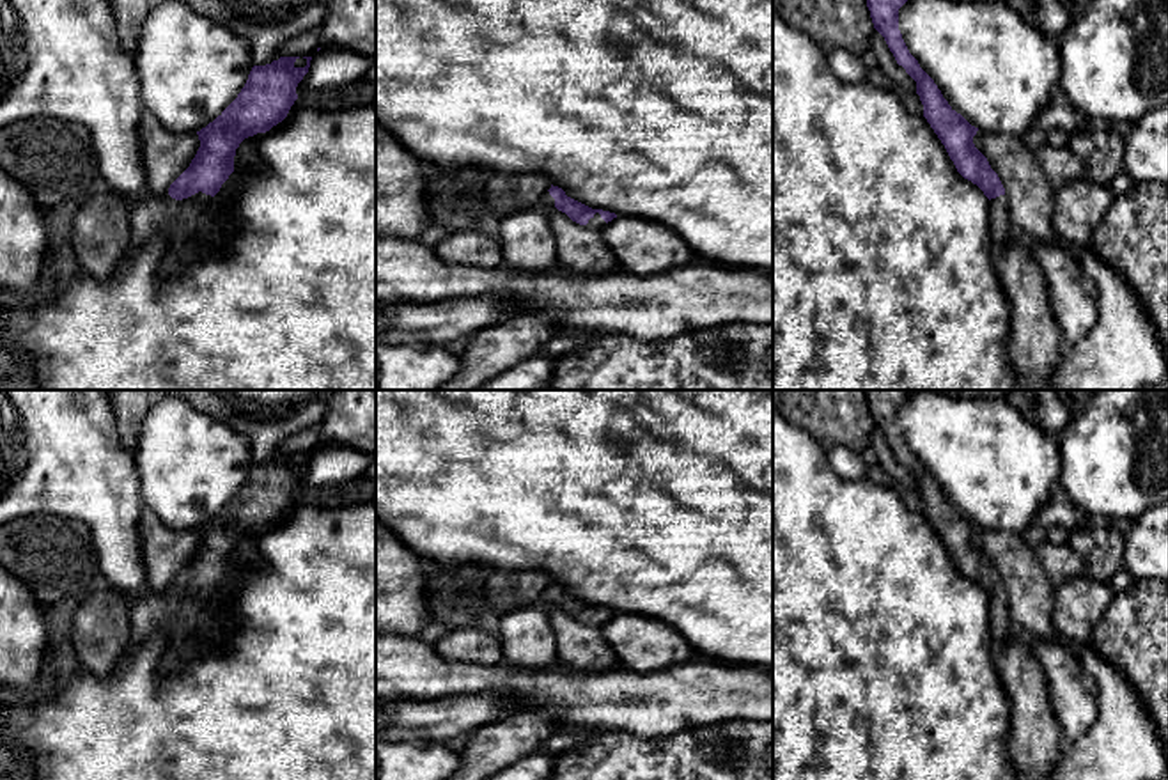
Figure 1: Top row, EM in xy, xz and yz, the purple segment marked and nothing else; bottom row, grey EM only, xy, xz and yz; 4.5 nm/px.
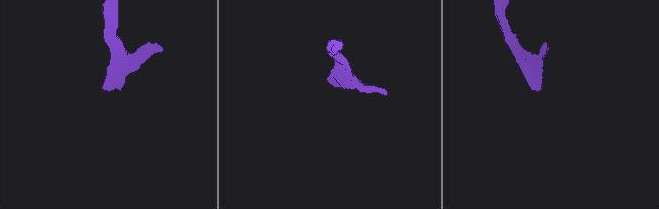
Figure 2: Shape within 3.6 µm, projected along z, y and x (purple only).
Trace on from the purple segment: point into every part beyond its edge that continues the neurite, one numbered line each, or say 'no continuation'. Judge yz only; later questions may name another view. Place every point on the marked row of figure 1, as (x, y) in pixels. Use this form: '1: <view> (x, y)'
1: yz (1002, 229)

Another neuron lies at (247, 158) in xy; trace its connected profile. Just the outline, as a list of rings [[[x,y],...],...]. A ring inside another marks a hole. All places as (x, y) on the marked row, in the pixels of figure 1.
[[[255,135],[245,138],[236,149],[234,172],[239,174],[243,170],[261,170],[262,167],[262,160],[259,158],[255,147]]]

